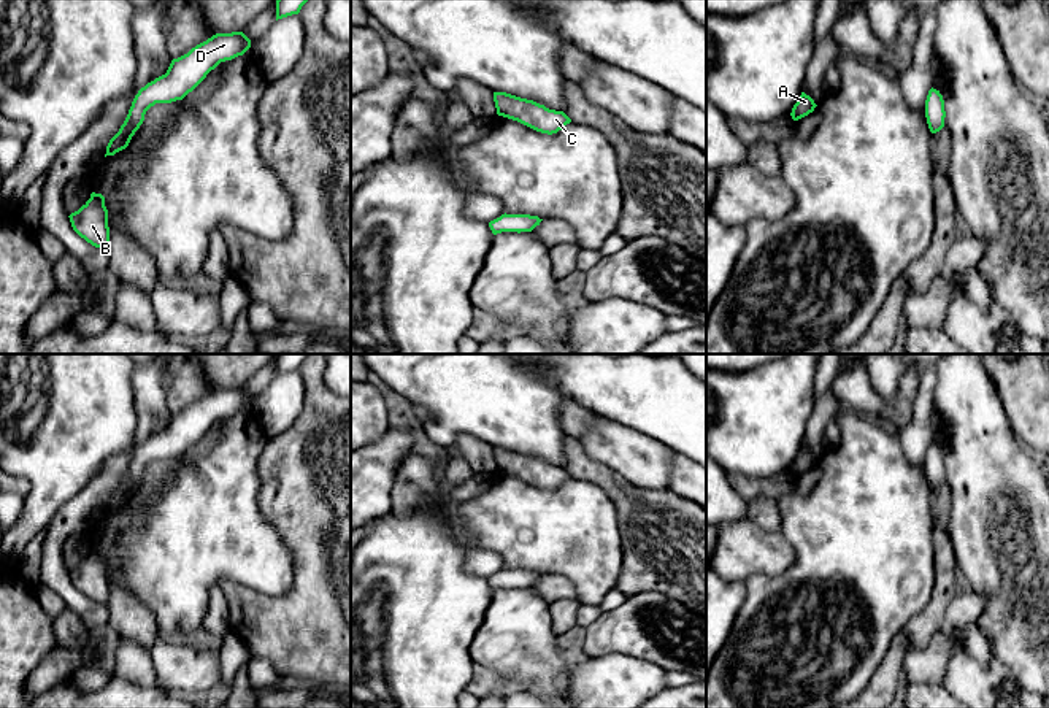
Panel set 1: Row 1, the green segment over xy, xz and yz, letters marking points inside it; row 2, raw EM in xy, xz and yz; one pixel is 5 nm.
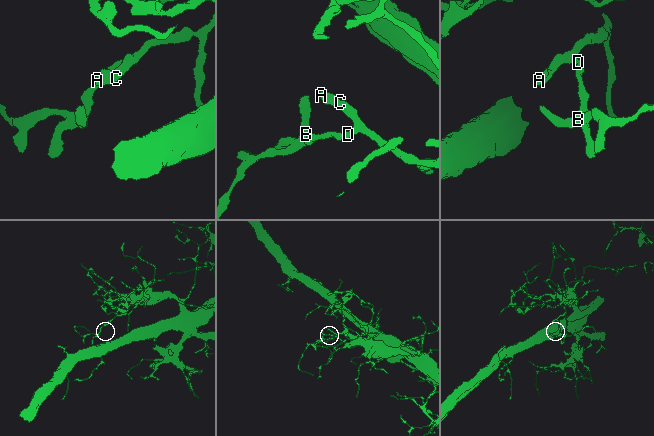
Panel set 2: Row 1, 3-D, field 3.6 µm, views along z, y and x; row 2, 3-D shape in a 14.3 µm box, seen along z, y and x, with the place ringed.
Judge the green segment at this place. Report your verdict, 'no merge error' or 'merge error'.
no merge error

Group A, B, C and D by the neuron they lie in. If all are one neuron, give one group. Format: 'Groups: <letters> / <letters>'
Groups: A B C D

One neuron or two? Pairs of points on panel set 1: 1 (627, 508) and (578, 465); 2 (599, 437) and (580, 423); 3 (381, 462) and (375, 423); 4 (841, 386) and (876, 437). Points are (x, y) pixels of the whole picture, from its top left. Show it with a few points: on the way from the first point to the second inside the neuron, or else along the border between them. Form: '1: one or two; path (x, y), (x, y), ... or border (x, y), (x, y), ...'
1: one; path (621, 494), (600, 473), (592, 470)
2: two; border (602, 418), (597, 418), (580, 438)
3: two; border (389, 427), (367, 445)
4: two; border (841, 407), (862, 411), (894, 429)

